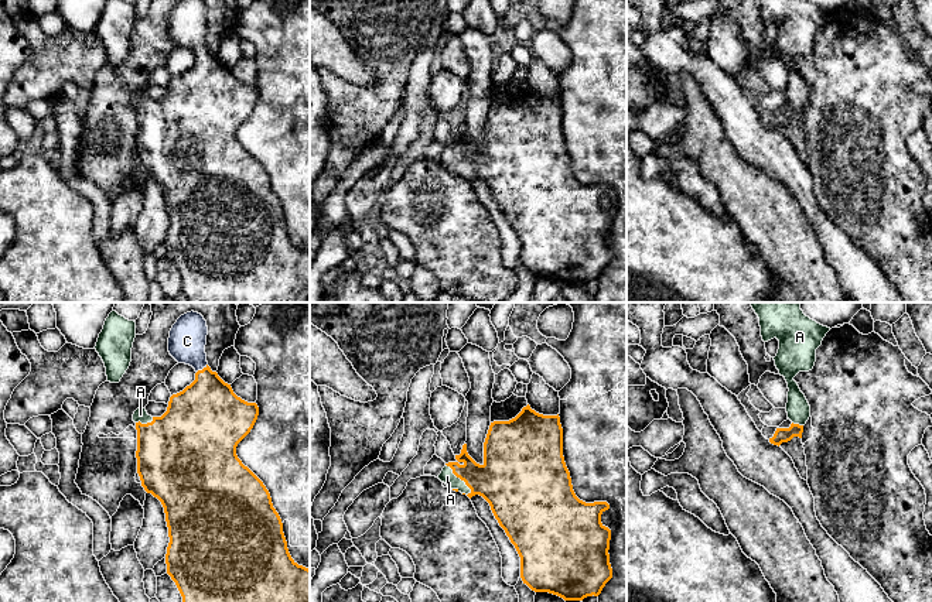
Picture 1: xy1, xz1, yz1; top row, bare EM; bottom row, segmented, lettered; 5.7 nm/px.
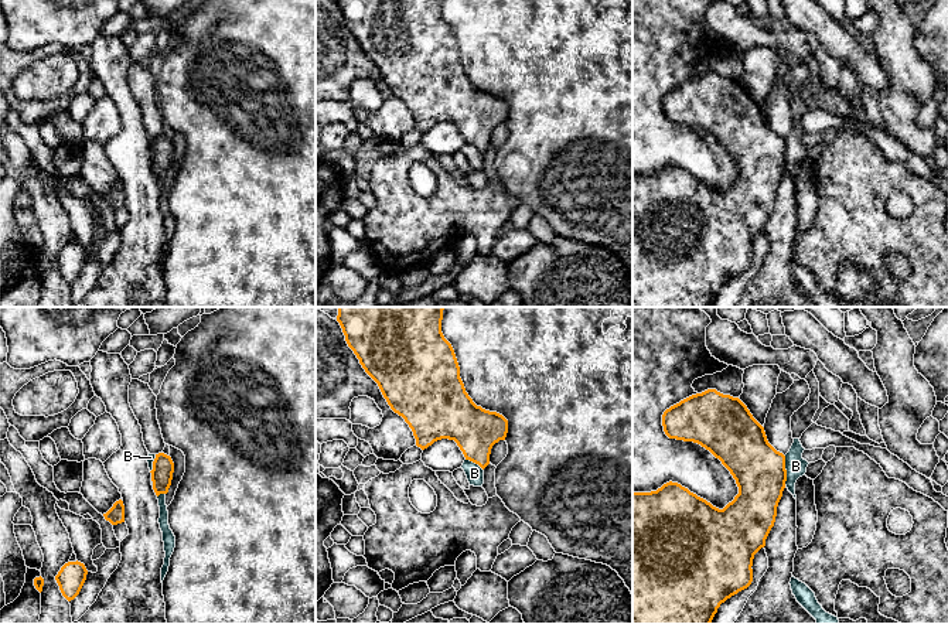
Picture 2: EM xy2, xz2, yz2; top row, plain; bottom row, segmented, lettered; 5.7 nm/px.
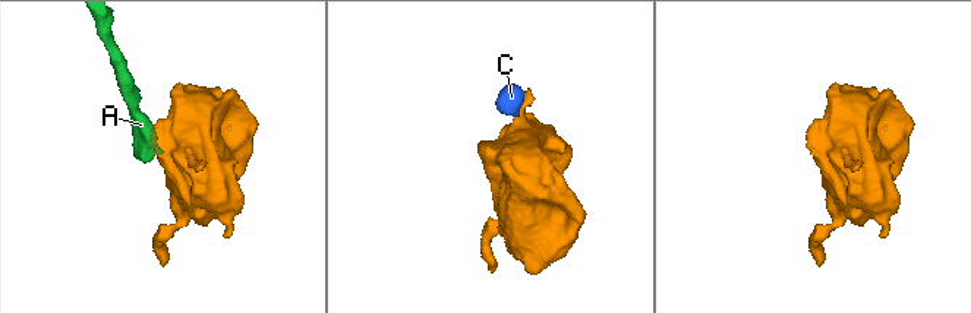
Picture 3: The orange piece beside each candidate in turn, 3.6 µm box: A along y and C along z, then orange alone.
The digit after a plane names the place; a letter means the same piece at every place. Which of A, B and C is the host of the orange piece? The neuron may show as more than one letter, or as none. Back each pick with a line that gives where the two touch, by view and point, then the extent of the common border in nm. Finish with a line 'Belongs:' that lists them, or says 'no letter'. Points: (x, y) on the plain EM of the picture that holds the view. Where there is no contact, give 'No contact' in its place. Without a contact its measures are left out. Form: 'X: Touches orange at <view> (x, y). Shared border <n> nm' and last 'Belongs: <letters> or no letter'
A: Touches orange at xz1 (460, 161). Shared border 220 nm
C: Touches orange at xy1 (202, 52). Shared border 80 nm
Belongs: A, C

